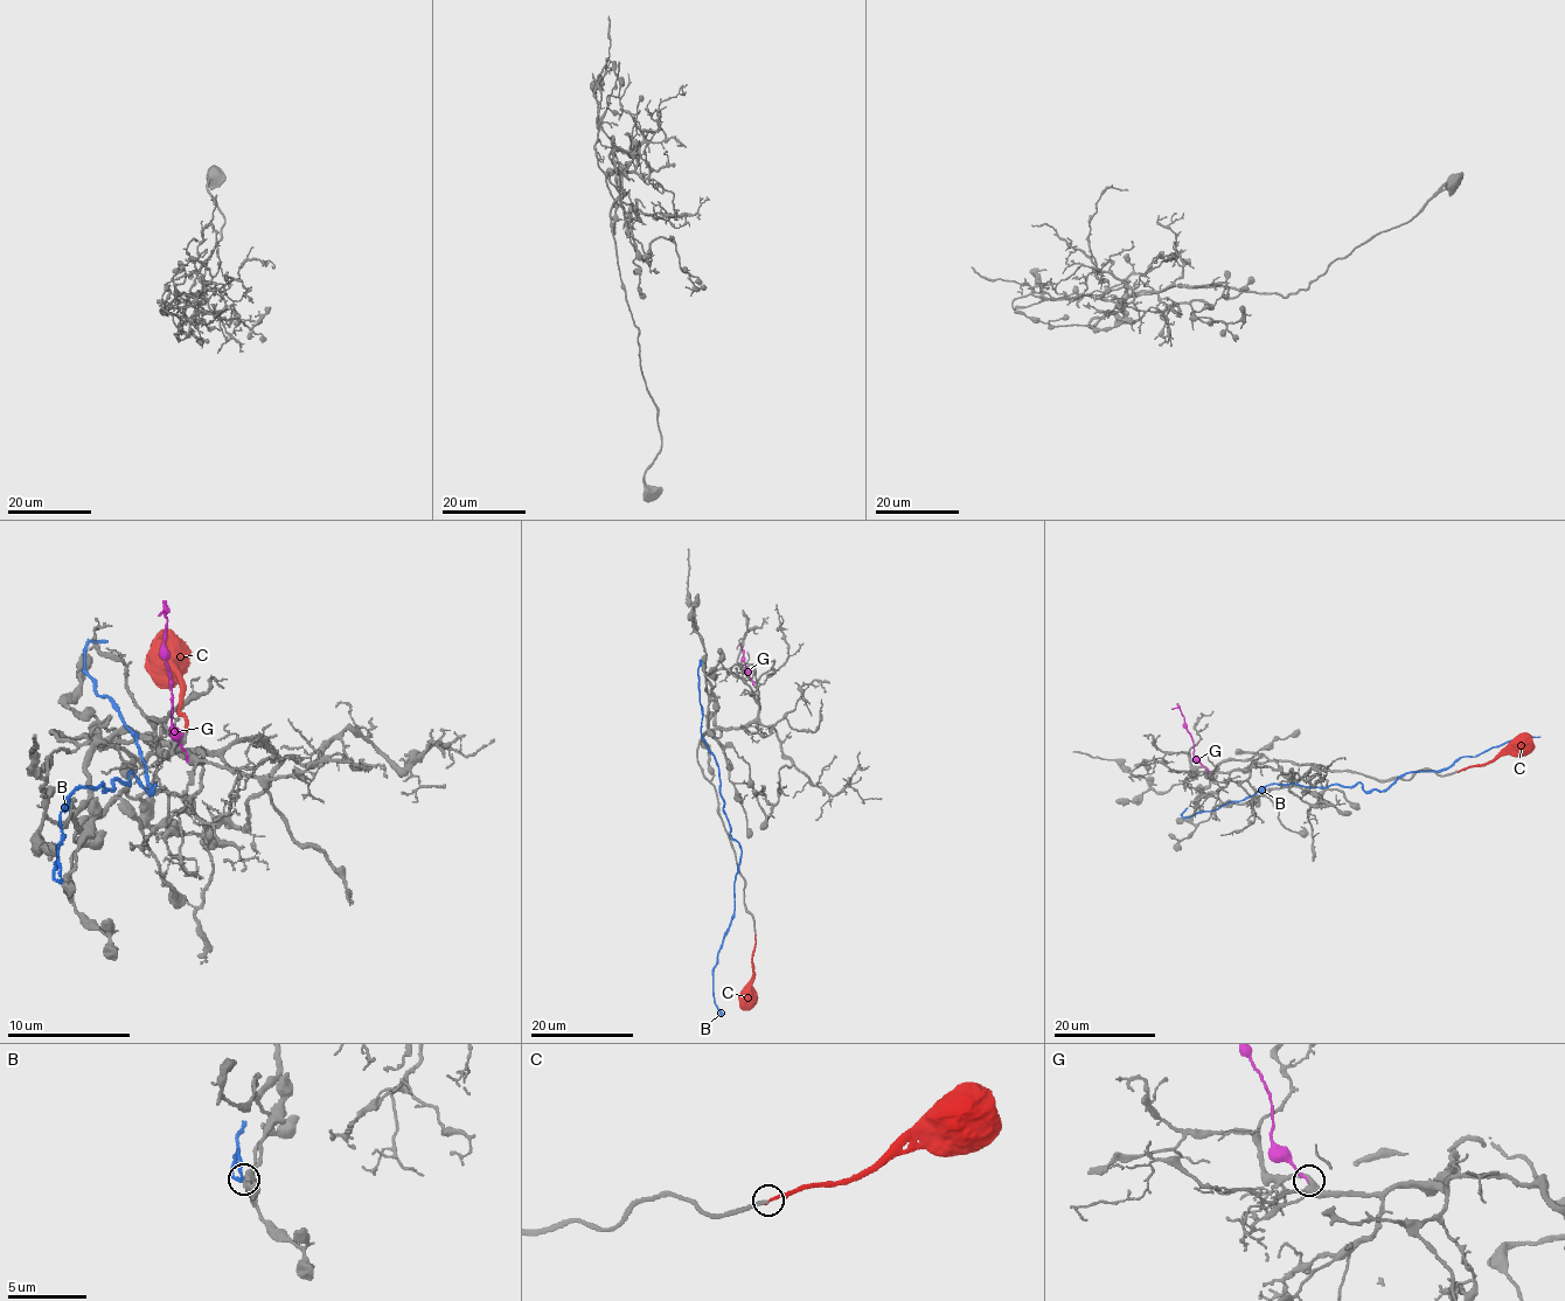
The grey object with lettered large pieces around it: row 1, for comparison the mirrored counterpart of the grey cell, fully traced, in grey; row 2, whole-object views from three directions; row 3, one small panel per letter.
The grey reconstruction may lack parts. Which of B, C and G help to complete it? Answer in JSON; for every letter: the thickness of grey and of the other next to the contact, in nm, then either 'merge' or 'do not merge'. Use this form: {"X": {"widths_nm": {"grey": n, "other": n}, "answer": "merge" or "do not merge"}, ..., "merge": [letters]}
{"B": {"widths_nm": {"grey": 440, "other": 190}, "answer": "do not merge"}, "C": {"widths_nm": {"grey": 240, "other": 180}, "answer": "do not merge"}, "G": {"widths_nm": {"grey": 300, "other": 190}, "answer": "do not merge"}, "merge": []}

